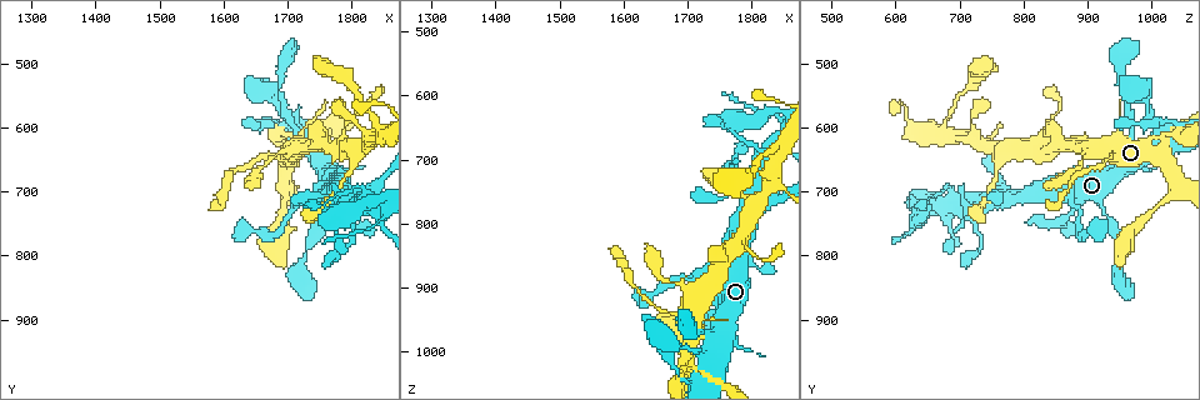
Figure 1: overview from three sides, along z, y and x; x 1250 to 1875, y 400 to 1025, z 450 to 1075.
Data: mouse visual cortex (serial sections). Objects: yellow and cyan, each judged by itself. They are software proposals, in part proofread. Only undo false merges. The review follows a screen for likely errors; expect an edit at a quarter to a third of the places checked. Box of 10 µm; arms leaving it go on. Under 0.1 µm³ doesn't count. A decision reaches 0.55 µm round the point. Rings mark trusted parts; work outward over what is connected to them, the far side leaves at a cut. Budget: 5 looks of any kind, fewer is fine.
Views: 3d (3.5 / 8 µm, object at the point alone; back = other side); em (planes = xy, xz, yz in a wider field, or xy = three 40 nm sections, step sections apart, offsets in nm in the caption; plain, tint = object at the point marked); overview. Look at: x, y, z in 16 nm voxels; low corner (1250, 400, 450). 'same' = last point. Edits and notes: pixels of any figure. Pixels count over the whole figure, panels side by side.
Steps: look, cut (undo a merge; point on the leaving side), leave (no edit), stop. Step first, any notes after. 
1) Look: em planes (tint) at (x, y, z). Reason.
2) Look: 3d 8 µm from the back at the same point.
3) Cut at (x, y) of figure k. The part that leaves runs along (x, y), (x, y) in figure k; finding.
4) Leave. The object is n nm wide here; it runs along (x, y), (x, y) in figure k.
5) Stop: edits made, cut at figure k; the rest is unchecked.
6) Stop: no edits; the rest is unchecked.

Look: 3d 3.5 µm at (1840, 585, 680).

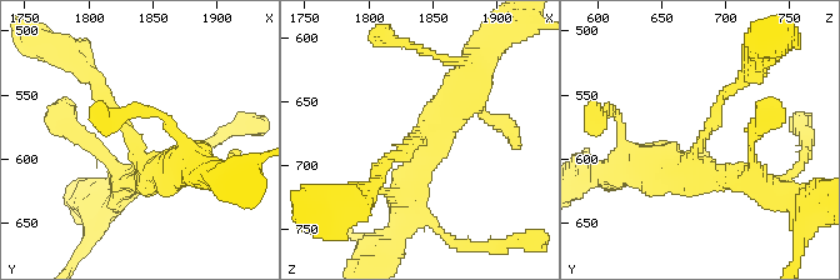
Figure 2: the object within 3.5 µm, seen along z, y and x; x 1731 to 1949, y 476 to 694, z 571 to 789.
Look: em xy step 2 (tint) at (1838, 582, 682). 3 arms meet here; the arms are 150, 250, 400 nm wide; shape alone is not enough.

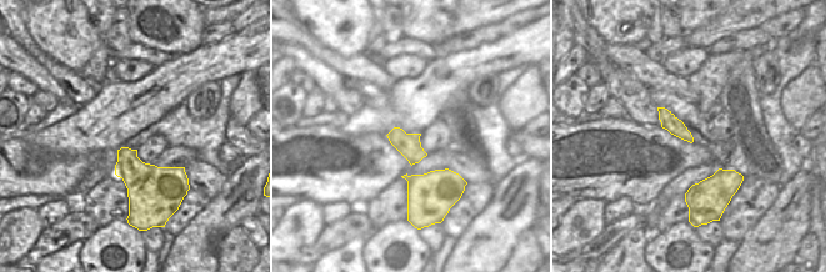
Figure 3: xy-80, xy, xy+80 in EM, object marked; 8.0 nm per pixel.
Leave. The object is 190 nm wide here; it runs along (139, 178), (150, 170), (96, 81) in figure 2; one cell here.

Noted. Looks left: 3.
Look: 3d 3.5 µm at (1715, 610, 1030). Calibre changes.

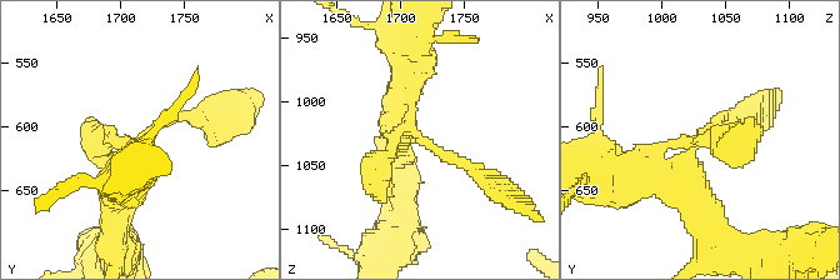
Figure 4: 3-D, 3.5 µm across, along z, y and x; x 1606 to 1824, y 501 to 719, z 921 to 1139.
Look: em xy step 2 (plain) at (1716, 606, 1028). 3 arms meet here; the arms are 150, 300, 350 nm wide.

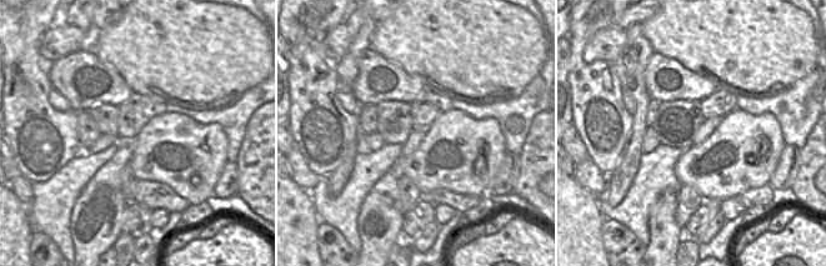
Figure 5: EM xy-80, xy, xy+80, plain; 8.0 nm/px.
Look: em xy step 2 (tint) at the same point. With the object marked.

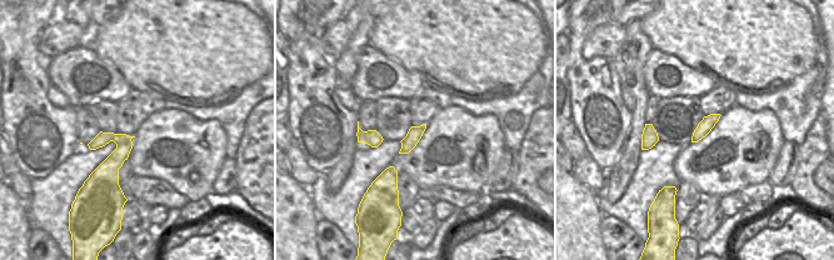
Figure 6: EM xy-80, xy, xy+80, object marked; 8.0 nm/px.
Leave. It runs along (403, 93), (403, 125), (486, 180) in figure 4; one cell here.

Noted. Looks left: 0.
Stop: no edits; the rest is unchecked.

